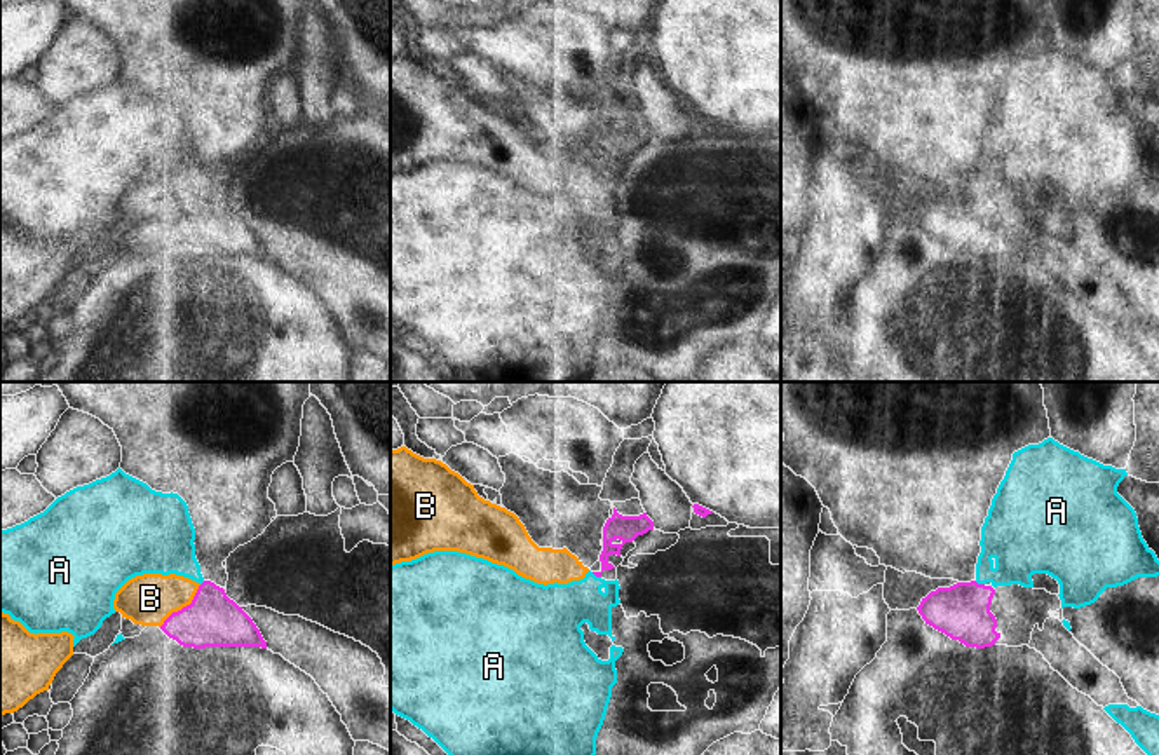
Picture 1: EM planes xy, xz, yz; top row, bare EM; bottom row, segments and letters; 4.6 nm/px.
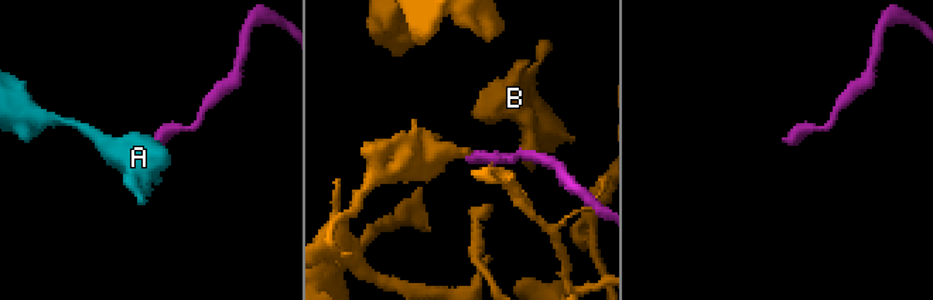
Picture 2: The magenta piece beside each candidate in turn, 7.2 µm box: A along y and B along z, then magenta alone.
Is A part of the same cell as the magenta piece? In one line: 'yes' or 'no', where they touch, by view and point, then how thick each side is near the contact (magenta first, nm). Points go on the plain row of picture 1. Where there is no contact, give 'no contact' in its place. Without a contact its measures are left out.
yes; meets magenta in xz at (596, 185); 110 nm thick on the magenta side, 260 nm on the other

